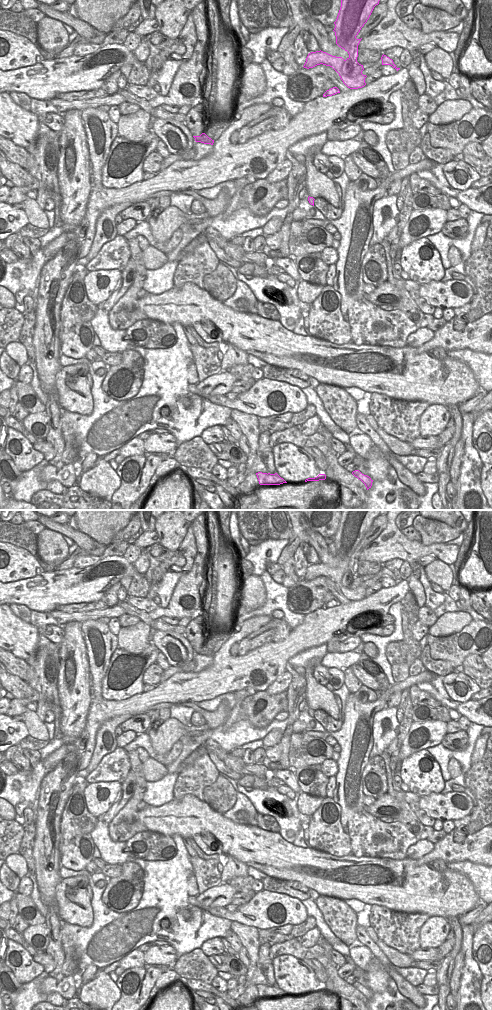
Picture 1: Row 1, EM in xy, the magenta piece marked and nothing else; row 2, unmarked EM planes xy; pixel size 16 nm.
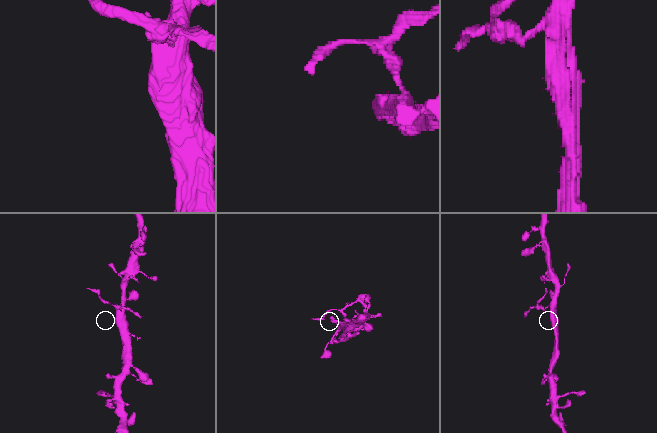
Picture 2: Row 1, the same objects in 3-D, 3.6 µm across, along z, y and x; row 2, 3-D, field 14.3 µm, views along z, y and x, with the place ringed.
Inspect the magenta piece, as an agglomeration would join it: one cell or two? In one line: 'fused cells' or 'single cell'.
fused cells

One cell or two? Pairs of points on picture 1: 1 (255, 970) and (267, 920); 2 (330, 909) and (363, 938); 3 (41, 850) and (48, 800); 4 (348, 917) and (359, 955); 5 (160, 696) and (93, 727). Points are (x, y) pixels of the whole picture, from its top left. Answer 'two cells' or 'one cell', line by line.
1: two cells
2: two cells
3: one cell
4: two cells
5: one cell

